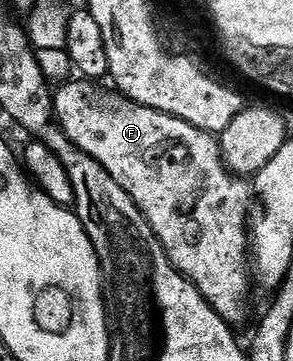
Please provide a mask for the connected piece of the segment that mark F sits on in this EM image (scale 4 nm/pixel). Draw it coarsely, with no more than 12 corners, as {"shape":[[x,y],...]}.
{"shape":[[68,83],[55,122],[126,189],[230,325],[248,315],[249,180],[220,140]]}

